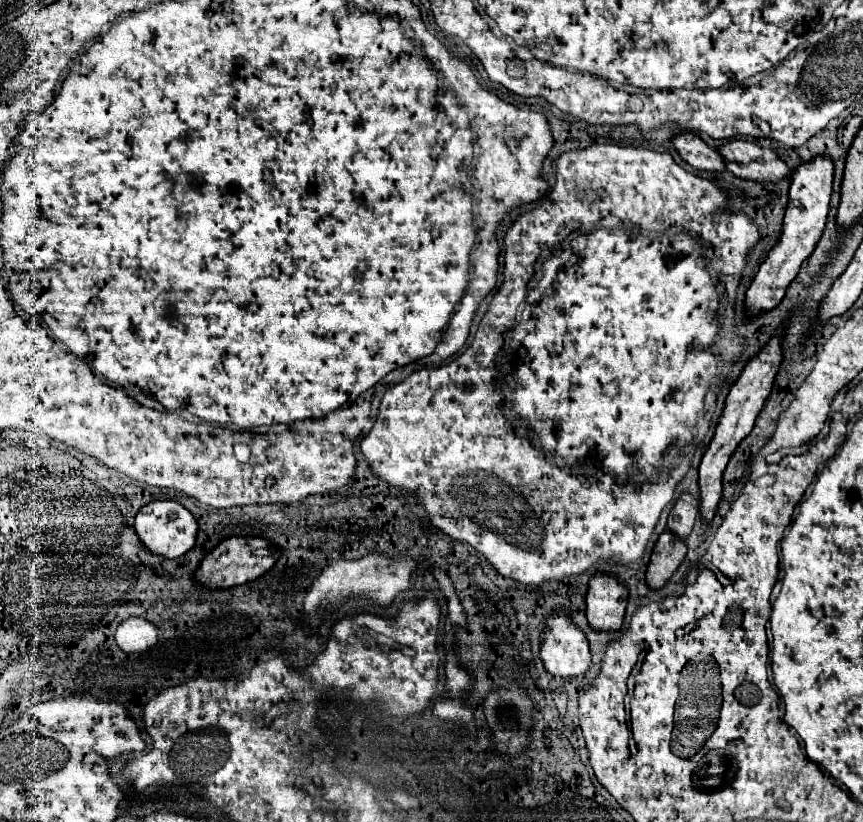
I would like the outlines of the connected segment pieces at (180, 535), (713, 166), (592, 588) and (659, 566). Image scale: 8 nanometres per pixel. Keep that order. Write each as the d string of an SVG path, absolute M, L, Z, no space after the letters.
M152 501L138 511L136 533L138 533L140 541L154 555L176 559L176 557L182 557L186 551L190 551L194 547L196 533L198 533L198 521L194 519L194 515L186 507L182 507L176 501Z
M678 133L672 137L674 149L678 155L692 167L704 169L704 171L724 171L722 157L708 147L698 135L694 133Z
M596 573L588 583L586 617L596 631L618 631L624 621L628 587L604 573Z
M664 531L654 545L646 581L652 589L660 589L686 557L686 541L678 539L672 531Z

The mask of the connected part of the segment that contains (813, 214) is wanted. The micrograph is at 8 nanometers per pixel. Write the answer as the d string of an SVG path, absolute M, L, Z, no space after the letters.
M818 155L808 163L802 163L792 171L790 177L790 203L786 207L782 235L776 247L768 253L766 261L760 265L750 289L746 291L746 315L758 317L764 311L772 311L784 299L790 281L796 279L802 263L812 255L818 239L824 233L830 197L832 197L832 181L834 181L834 163L830 155Z

